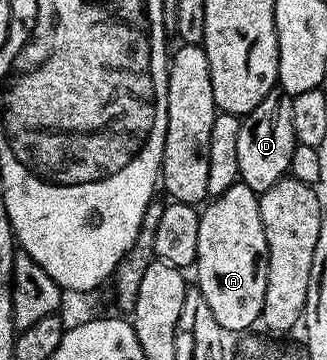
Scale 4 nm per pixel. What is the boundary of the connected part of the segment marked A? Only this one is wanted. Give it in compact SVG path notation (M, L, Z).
M233 184L224 190L224 194L213 197L201 209L198 218L200 242L196 242L199 270L196 286L204 294L204 302L208 302L216 322L220 322L226 334L242 334L250 330L245 328L254 323L257 325L264 310L268 246L260 222L258 197L259 193L253 192L248 185Z

